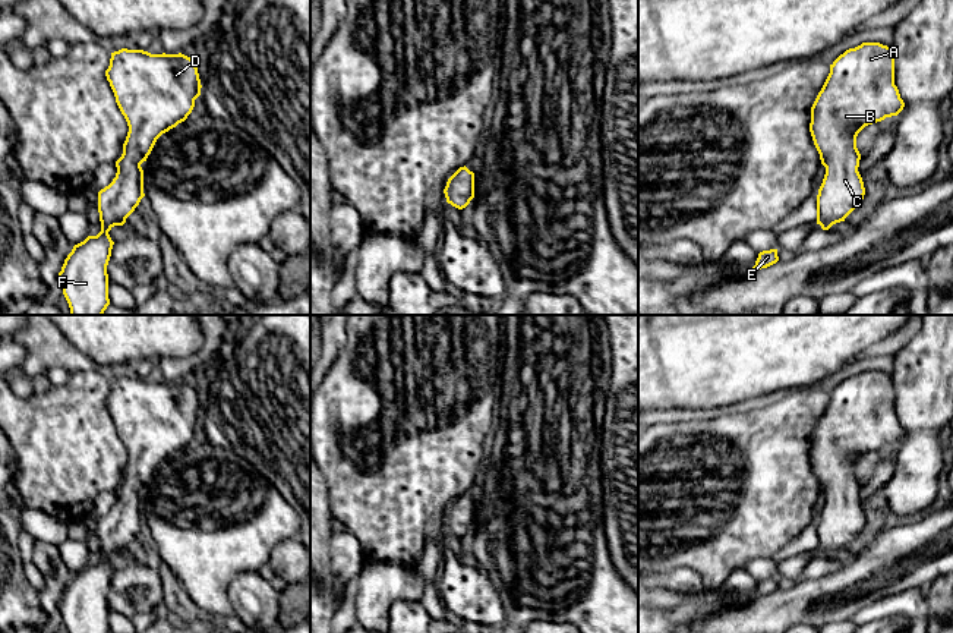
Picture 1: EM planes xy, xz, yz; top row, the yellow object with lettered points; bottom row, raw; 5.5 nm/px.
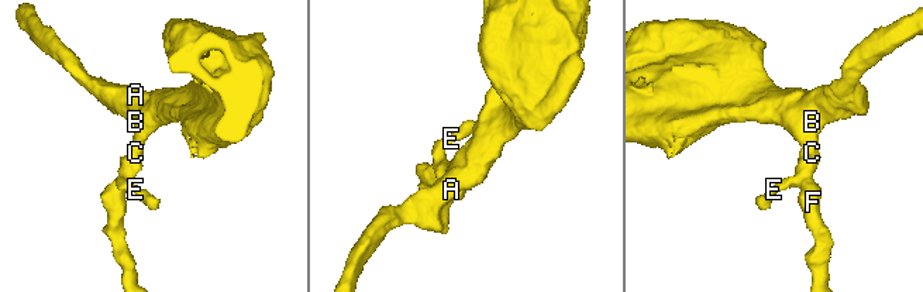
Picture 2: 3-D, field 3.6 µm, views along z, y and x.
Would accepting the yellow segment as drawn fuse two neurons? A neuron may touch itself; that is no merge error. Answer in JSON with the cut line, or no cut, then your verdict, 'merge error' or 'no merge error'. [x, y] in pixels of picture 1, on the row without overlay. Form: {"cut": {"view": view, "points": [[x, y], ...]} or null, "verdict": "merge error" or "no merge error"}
{"cut": null, "verdict": "no merge error"}

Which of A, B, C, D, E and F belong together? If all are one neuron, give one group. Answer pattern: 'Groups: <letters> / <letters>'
Groups: A B C D E F

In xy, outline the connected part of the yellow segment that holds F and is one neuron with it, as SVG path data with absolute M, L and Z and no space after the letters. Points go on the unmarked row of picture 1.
M122 377L111 381L105 404L127 450L129 460L123 472L123 482L116 489L116 506L98 520L101 560L75 573L59 601L59 610L69 633L110 633L107 593L114 570L108 560L114 554L123 554L145 525L141 492L146 489L162 462L187 447L202 416L195 388L182 381L151 382L143 378Z

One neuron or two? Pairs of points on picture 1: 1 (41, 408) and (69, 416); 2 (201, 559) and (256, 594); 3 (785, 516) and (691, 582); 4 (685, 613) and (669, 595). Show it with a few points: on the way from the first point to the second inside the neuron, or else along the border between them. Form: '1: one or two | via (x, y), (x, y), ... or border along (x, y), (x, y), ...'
1: one | via (49, 415), (62, 416)
2: two | border along (256, 570), (240, 572), (230, 583), (233, 613)
3: two | border along (666, 572), (690, 566), (700, 576), (704, 588)
4: two | border along (688, 594), (674, 605), (653, 605)

